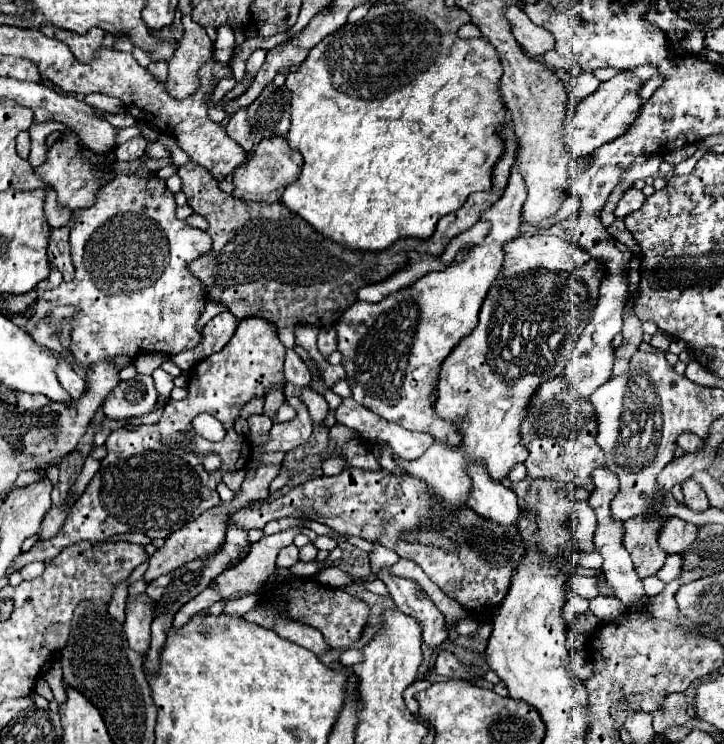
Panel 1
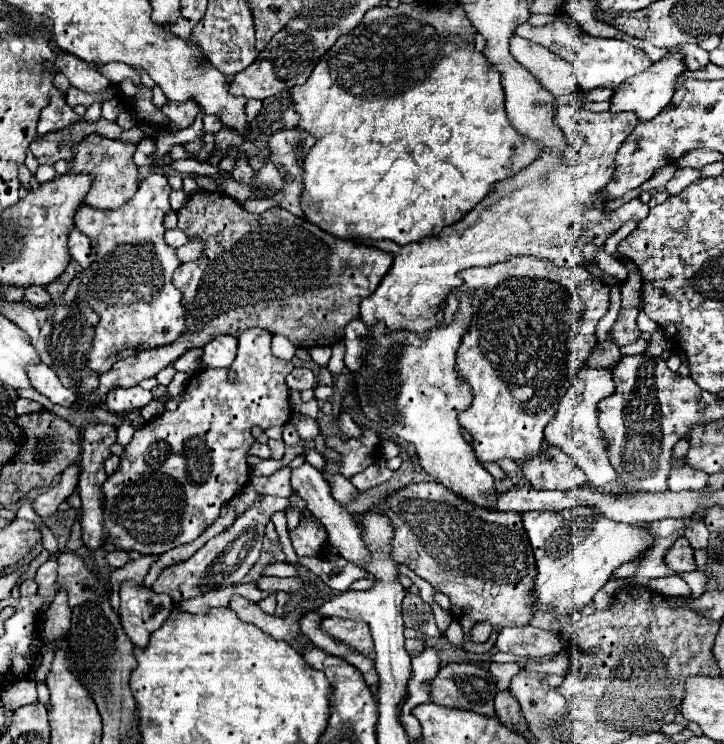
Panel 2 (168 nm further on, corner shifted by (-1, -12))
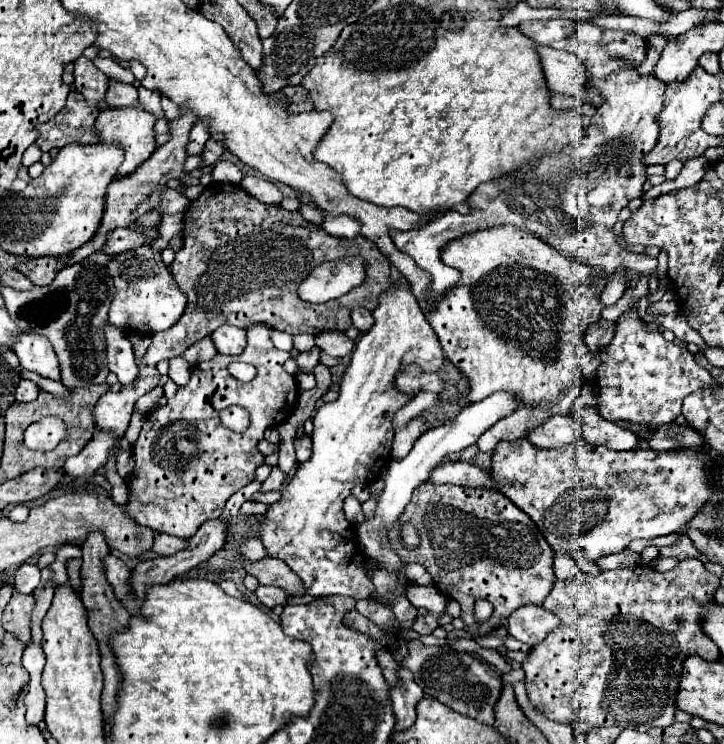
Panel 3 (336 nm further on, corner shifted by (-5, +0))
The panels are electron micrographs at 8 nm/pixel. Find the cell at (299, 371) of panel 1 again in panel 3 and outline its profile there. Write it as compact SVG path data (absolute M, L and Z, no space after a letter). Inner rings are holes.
M315 346L313 350L309 350L309 352L301 352L301 354L297 354L295 356L295 360L297 360L297 368L299 370L303 370L303 372L313 372L313 368L319 364L319 348Z

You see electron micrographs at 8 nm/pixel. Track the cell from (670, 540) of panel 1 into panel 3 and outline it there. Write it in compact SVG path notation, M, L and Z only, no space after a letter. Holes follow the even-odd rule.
M679 532L679 534L677 534L677 540L675 540L675 544L673 544L673 546L661 548L659 552L661 552L661 556L665 556L665 558L673 556L673 558L679 558L679 560L685 560L685 558L699 558L699 556L701 556L701 554L699 554L699 550L691 544L689 536L687 536L687 534L683 534L683 532Z

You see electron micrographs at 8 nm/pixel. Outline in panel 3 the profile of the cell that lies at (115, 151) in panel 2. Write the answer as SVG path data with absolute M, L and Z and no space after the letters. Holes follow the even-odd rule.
M139 104L137 106L129 106L129 108L105 108L103 112L99 112L97 122L95 122L95 134L97 134L99 142L101 144L115 142L125 152L125 160L119 166L115 178L121 180L123 176L129 176L131 172L135 172L135 168L139 168L153 154L153 150L157 148L155 138L153 138L155 136L155 132L153 132L155 120L157 118L153 114L149 114L149 112L145 112Z

